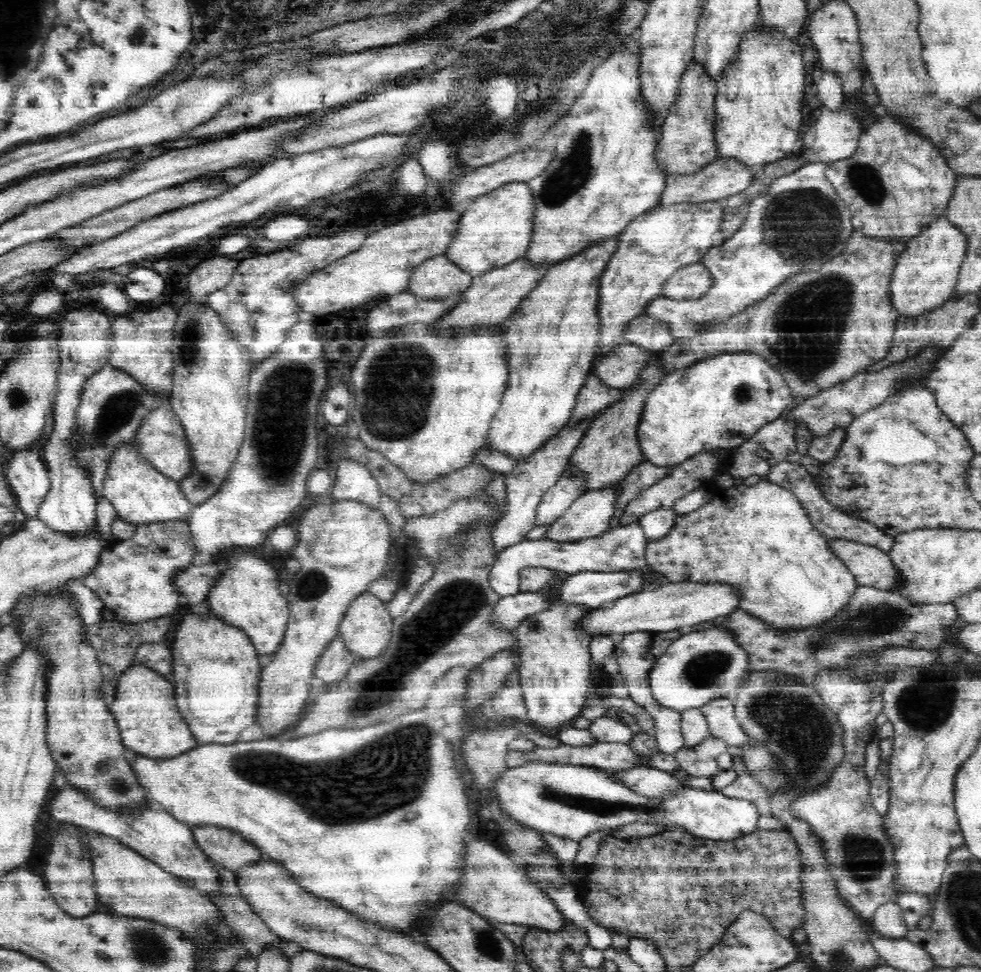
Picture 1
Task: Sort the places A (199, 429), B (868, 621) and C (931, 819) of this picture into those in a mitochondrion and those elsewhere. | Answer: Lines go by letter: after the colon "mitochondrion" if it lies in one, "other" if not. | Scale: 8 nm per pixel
A: other
B: mitochondrion
C: other

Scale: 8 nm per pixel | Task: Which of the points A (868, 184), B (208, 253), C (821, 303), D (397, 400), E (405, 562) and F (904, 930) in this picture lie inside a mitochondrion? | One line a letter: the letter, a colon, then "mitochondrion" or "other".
A: mitochondrion
B: other
C: mitochondrion
D: mitochondrion
E: other
F: other

